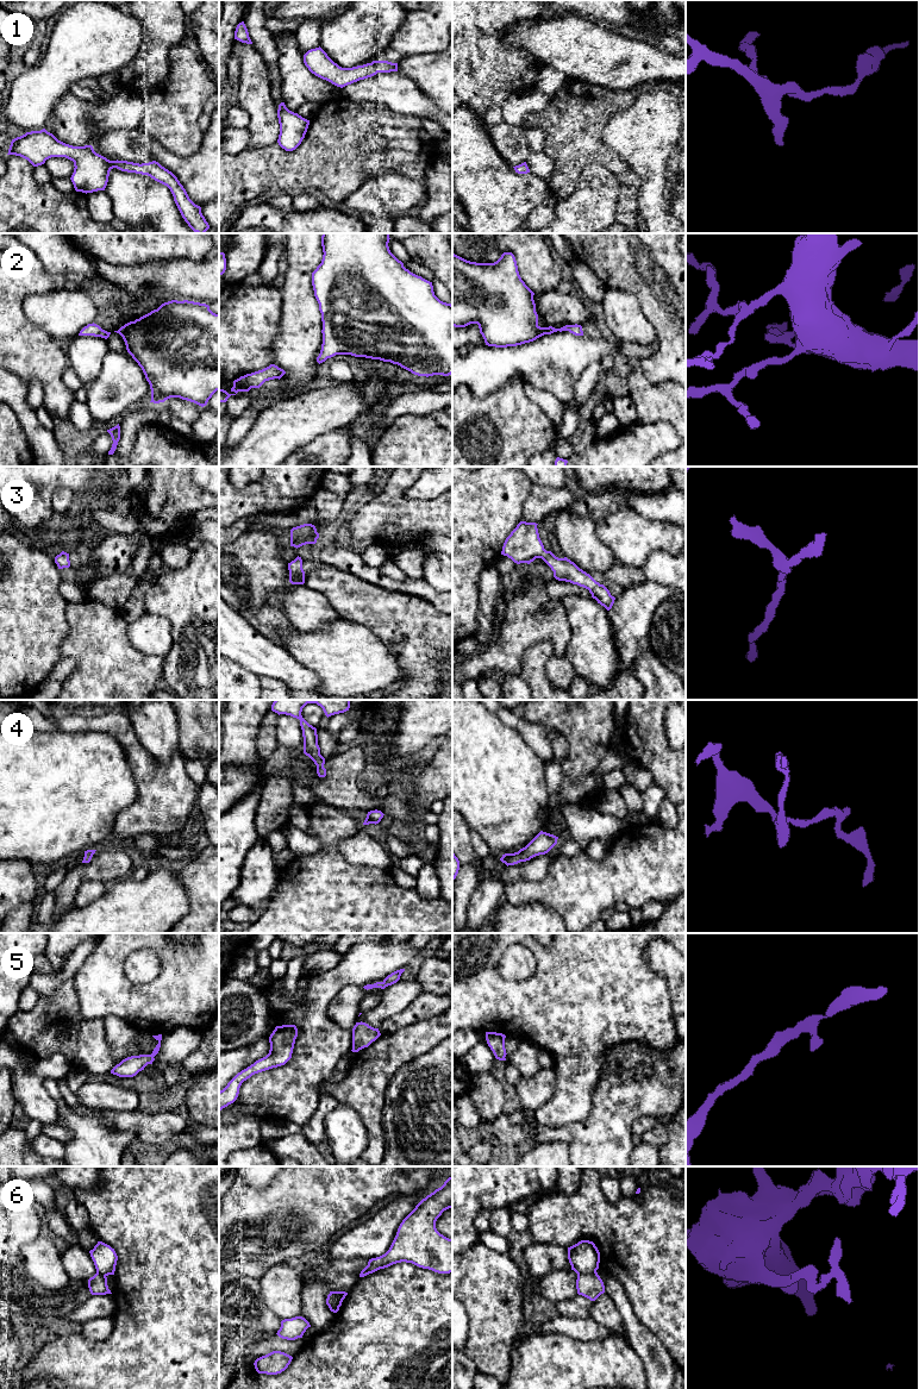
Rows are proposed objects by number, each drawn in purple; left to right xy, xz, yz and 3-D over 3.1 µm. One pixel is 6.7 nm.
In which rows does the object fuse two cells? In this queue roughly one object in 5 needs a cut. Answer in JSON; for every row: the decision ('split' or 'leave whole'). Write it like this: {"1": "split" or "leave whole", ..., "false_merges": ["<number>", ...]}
{"1": "leave whole", "2": "leave whole", "3": "leave whole", "4": "leave whole", "5": "leave whole", "6": "split", "false_merges": ["6"]}

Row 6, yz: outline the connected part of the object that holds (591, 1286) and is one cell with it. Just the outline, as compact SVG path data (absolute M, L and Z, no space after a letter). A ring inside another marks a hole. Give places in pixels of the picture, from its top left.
M598 1272L579 1274L576 1279L577 1294L595 1301L605 1293L605 1285Z

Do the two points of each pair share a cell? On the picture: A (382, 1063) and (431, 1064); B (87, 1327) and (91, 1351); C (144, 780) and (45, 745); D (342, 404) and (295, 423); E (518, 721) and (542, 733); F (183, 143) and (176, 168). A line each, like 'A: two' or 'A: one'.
A: two
B: two
C: two
D: one
E: one
F: two

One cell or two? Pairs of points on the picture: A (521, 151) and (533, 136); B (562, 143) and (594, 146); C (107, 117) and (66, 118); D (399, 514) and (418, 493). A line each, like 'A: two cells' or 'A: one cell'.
A: two cells
B: one cell
C: one cell
D: two cells

